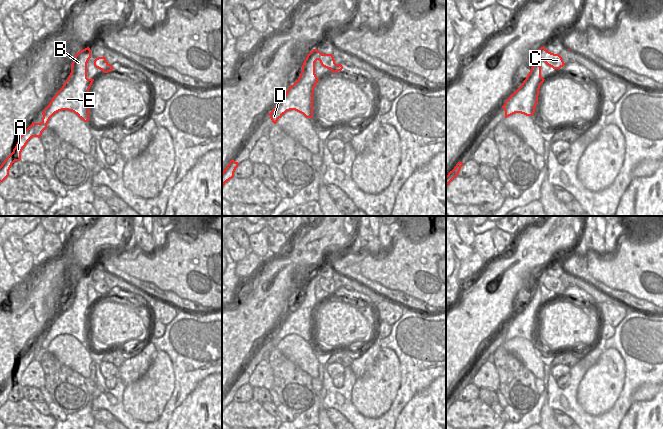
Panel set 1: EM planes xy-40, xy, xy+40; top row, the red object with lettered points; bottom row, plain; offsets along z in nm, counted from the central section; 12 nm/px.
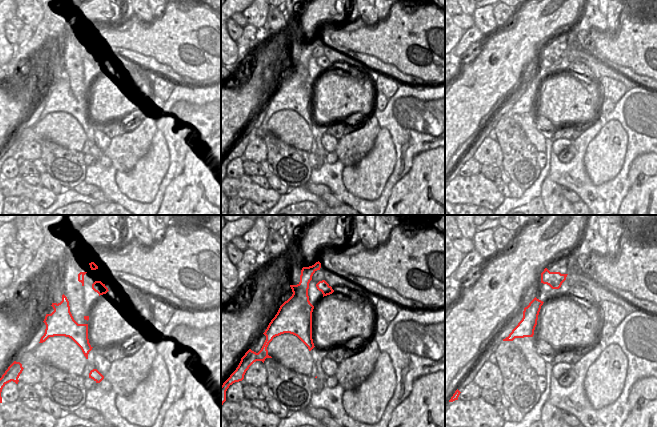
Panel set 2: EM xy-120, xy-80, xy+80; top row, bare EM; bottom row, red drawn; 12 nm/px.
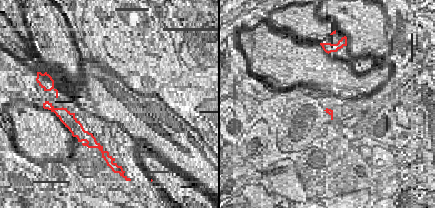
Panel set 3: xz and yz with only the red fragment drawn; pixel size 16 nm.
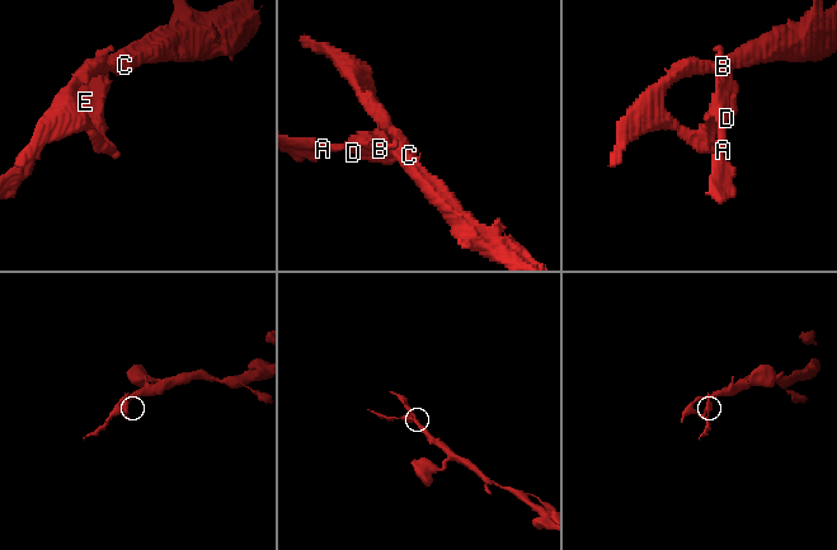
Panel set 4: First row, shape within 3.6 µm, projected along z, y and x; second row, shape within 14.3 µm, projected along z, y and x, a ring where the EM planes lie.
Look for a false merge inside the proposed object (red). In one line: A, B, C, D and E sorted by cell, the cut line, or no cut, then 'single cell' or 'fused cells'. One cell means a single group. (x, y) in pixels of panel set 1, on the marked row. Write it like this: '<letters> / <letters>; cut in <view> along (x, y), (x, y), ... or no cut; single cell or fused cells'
A B D E / C; cut in xy along (321, 53), (318, 59); fused cells

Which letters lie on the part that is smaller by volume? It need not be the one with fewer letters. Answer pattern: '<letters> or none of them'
A, B, D, E

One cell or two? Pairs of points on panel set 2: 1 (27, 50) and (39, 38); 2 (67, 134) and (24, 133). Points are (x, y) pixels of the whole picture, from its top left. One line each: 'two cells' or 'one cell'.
1: one cell
2: one cell

